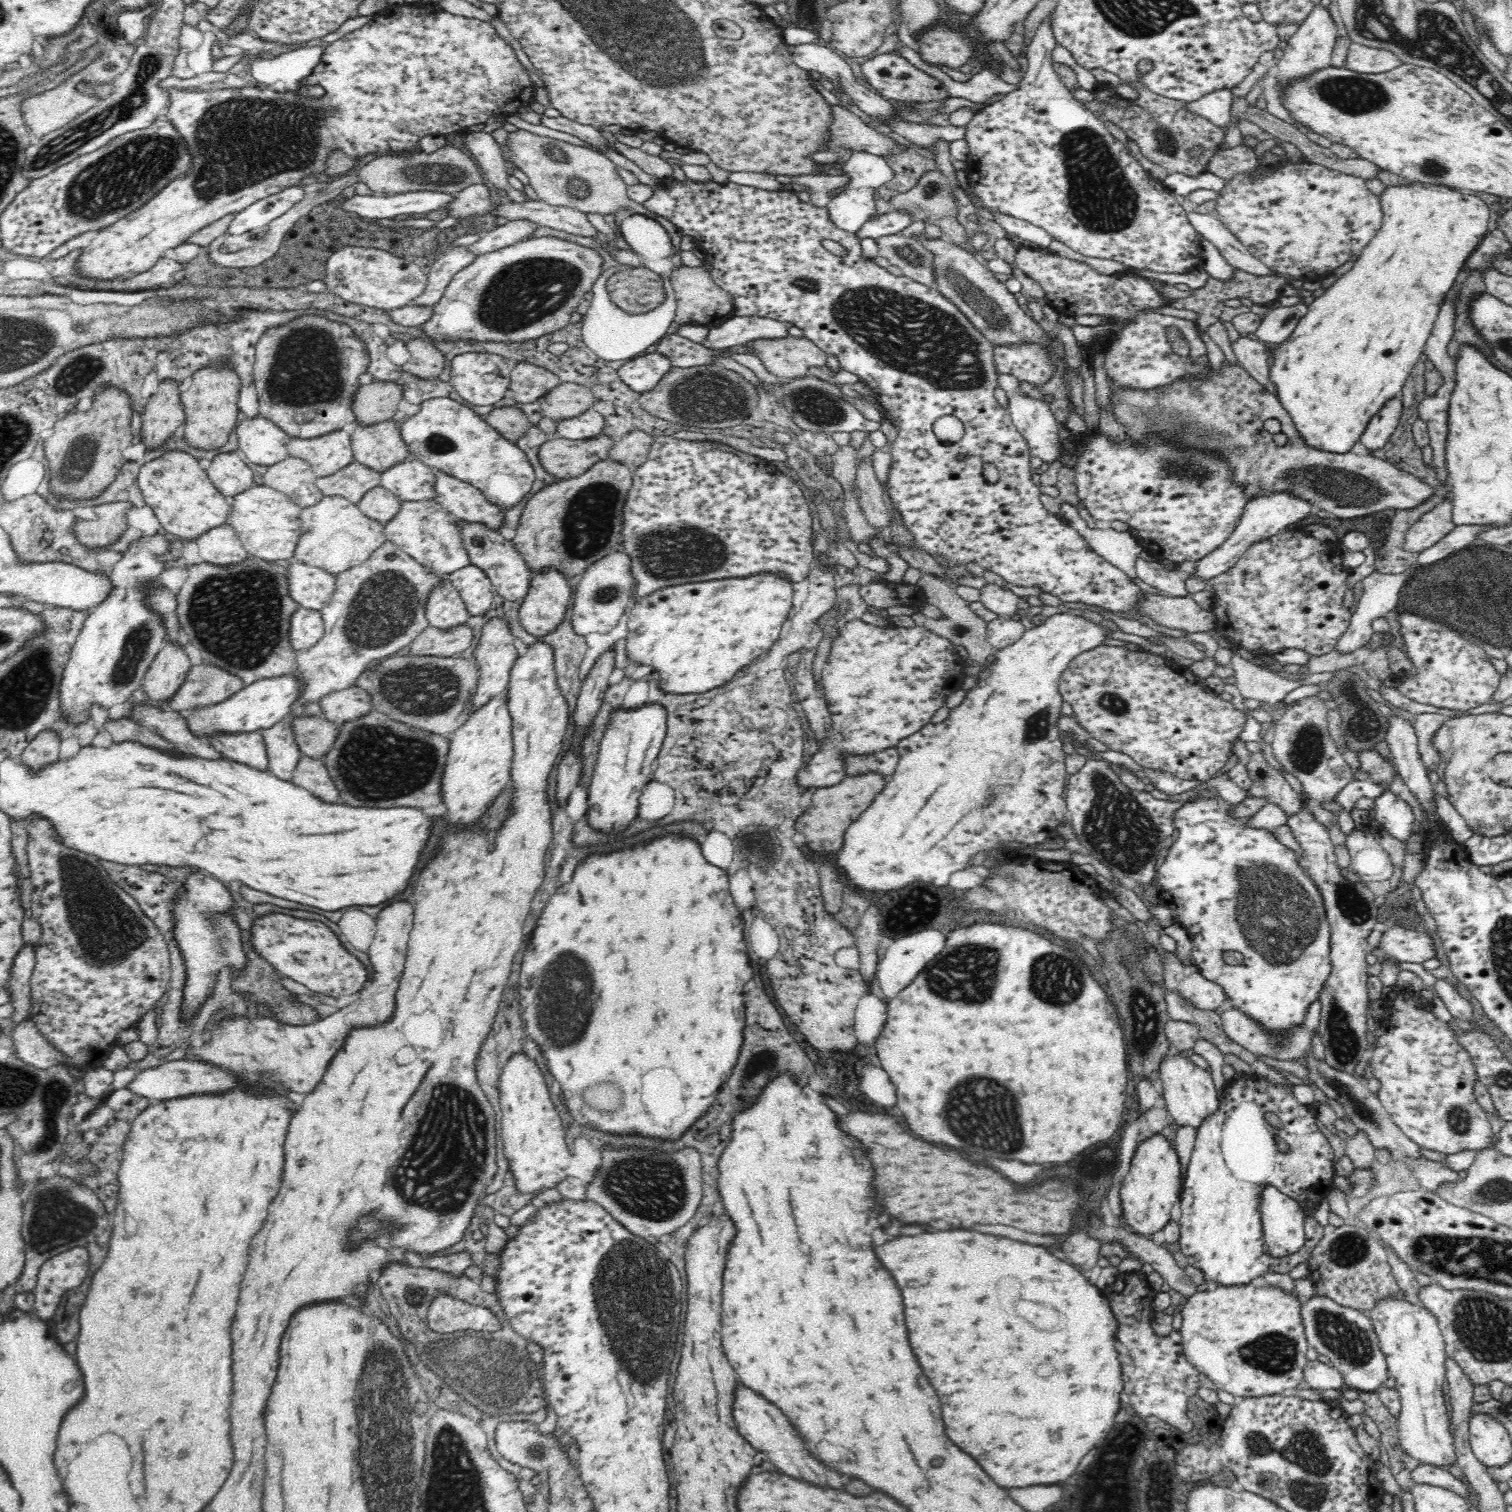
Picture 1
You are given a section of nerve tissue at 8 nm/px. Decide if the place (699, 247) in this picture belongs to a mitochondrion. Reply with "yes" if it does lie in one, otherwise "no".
no

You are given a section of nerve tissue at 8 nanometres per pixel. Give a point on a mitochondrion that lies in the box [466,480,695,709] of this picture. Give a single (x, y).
(606, 592)

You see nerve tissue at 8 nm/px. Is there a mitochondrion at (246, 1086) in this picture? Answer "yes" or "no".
no

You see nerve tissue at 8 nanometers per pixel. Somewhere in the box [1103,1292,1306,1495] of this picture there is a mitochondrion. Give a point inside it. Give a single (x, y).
(1273, 1354)

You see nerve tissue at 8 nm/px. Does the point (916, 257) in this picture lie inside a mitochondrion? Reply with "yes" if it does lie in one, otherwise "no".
yes

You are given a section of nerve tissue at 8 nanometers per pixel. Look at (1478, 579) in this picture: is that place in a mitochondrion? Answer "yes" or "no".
yes

